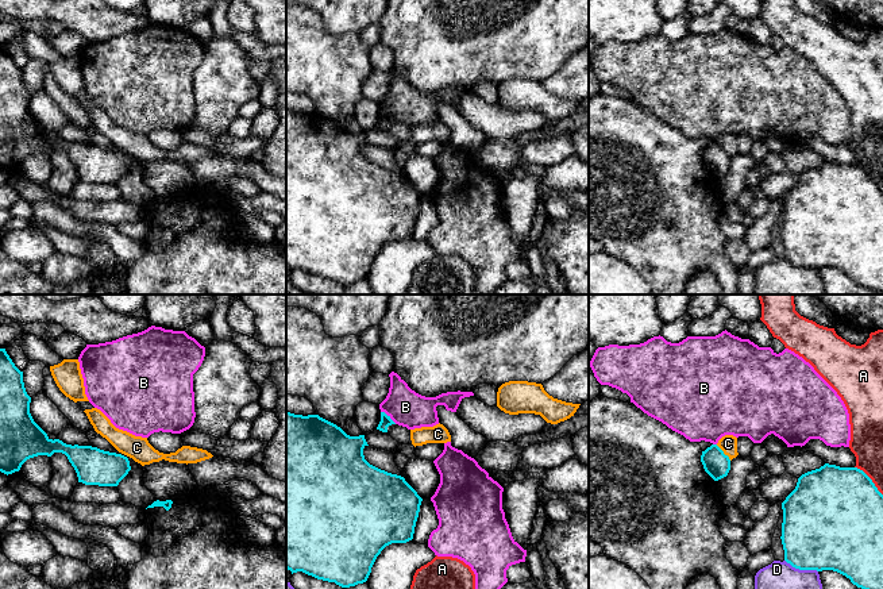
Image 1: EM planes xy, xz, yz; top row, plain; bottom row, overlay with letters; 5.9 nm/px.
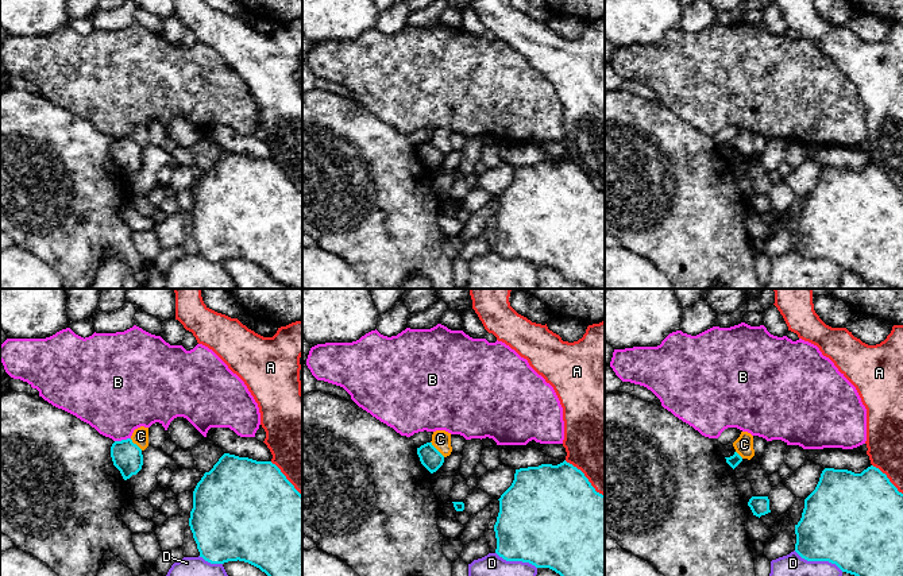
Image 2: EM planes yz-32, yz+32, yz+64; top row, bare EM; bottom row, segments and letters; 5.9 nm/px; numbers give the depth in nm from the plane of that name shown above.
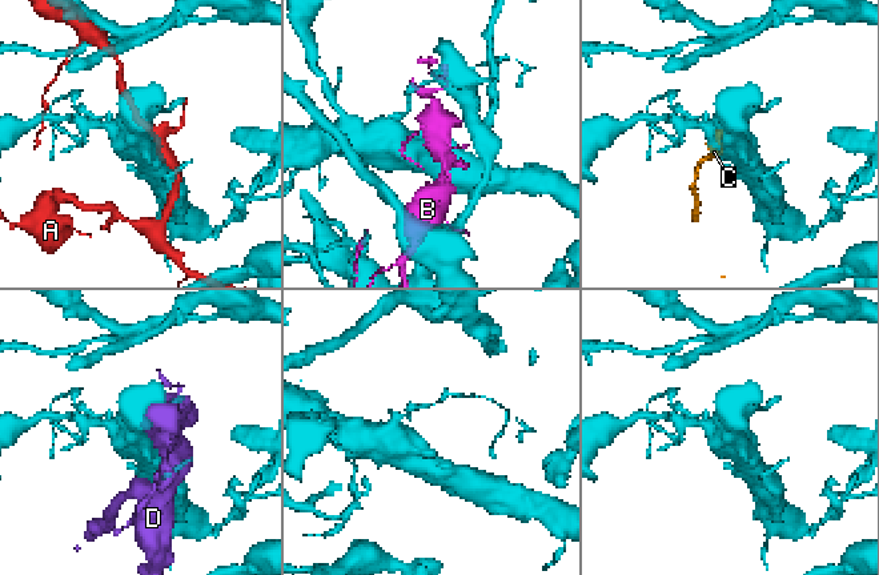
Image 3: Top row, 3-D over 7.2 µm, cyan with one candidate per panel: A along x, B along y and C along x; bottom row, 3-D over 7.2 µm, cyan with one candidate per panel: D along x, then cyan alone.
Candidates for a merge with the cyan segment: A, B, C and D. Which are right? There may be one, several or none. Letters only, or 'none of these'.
none of these

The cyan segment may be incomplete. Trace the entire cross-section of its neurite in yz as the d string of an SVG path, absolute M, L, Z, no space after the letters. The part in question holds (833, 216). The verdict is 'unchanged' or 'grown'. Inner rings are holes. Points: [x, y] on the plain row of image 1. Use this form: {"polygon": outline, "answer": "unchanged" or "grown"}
{"polygon": "M825 161L807 169L782 207L787 261L837 269L883 294L883 192L863 168Z", "answer": "unchanged"}

